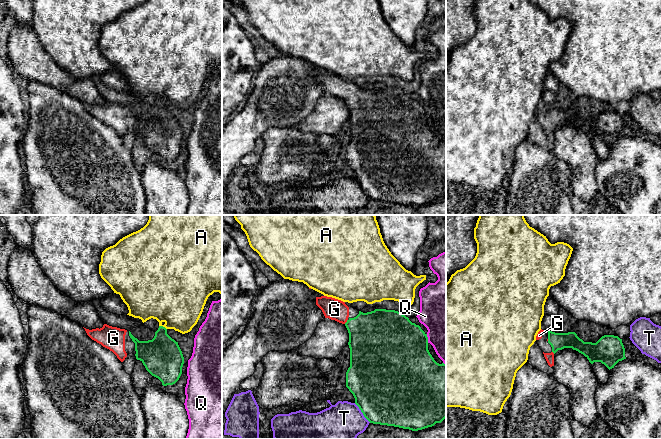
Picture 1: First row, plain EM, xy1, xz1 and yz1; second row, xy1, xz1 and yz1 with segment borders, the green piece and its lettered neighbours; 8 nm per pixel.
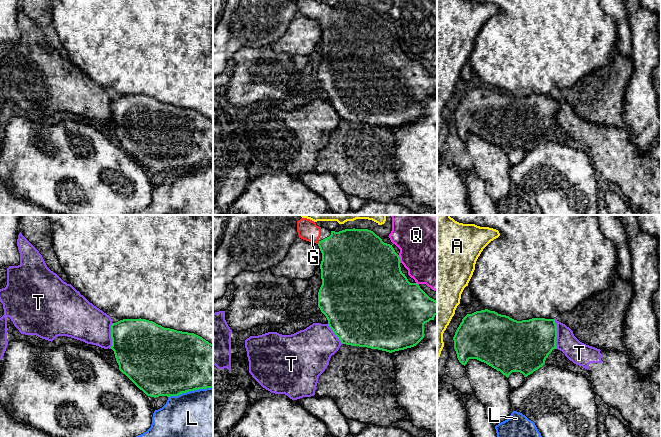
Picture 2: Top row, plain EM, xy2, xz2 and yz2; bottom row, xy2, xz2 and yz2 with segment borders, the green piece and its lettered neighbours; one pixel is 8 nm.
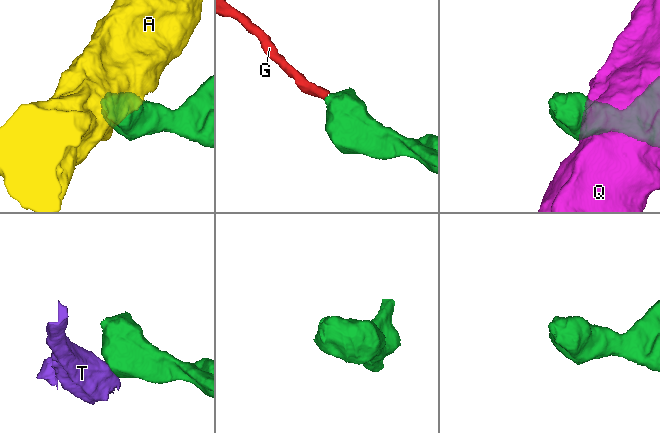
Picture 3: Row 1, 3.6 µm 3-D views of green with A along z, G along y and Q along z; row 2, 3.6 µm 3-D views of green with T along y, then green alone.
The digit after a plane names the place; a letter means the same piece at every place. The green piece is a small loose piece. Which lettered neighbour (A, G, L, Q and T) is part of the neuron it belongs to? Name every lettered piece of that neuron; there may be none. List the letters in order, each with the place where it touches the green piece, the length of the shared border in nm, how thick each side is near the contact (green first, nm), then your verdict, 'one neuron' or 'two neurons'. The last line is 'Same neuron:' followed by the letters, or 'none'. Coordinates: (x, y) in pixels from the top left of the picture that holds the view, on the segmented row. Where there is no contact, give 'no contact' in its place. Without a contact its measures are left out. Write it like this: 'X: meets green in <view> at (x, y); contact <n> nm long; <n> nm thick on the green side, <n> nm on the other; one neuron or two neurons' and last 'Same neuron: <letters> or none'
A: meets green in xy1 at (162, 326); contact 70 nm long; 320 nm thick on the green side, 420 nm on the other; two neurons
G: meets green in xz1 at (347, 321); contact 50 nm long; 400 nm thick on the green side, 170 nm on the other; one neuron
L: meets green in xy2 at (190, 390); contact 360 nm long; 500 nm thick on the green side, 400 nm on the other; two neurons
Q: meets green in xz1 at (427, 338); contact 70 nm long; 480 nm thick on the green side, 380 nm on the other; two neurons
T: meets green in yz2 at (556, 334); contact 240 nm long; 380 nm thick on the green side, 180 nm on the other; two neurons
Same neuron: G

